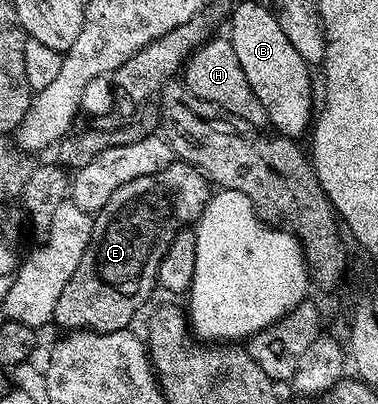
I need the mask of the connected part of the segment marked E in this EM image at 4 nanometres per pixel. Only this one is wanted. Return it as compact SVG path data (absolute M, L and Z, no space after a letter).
M178 159L172 160L158 173L133 179L125 183L125 187L117 187L109 203L94 214L91 241L85 255L81 255L81 263L77 263L77 271L69 275L69 283L65 283L65 291L61 291L61 299L57 299L54 324L59 324L63 331L89 329L92 333L112 333L128 328L135 312L146 303L151 292L156 292L161 259L165 251L169 251L169 243L173 243L180 229L198 222L212 196L213 186L205 174Z

